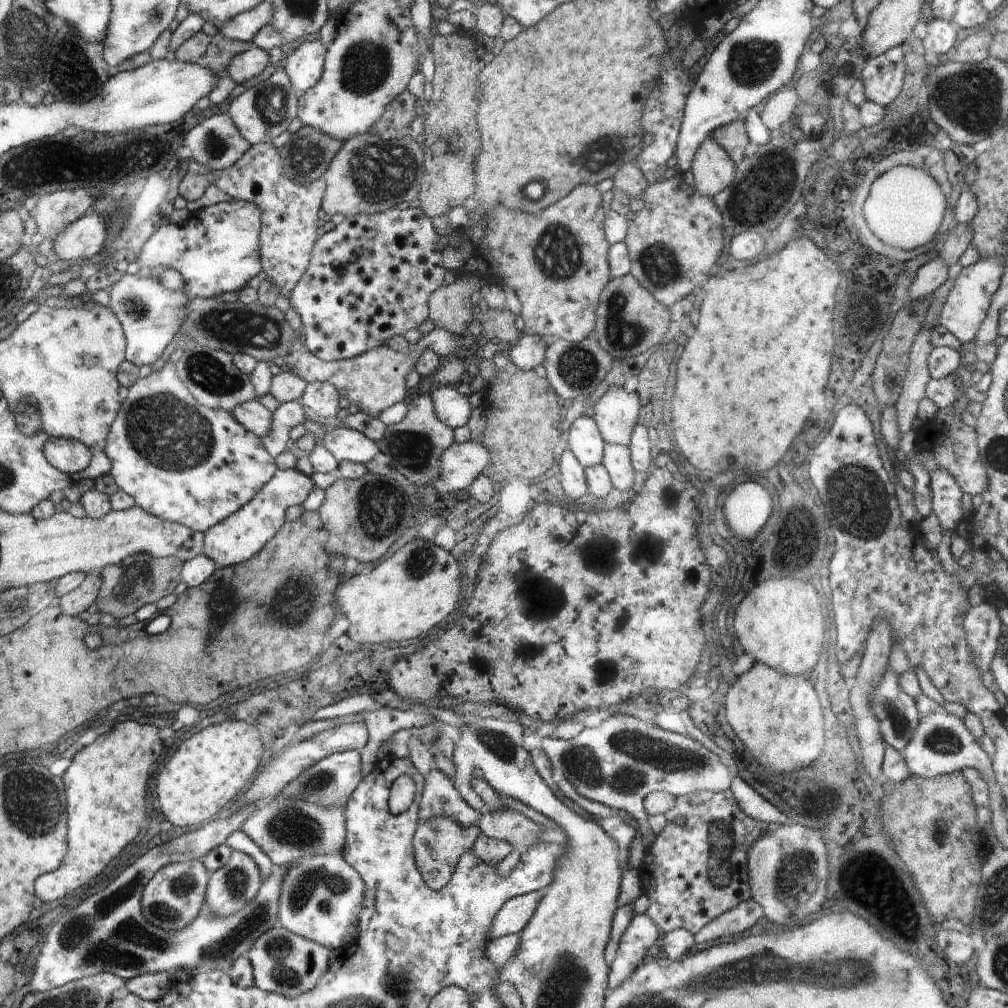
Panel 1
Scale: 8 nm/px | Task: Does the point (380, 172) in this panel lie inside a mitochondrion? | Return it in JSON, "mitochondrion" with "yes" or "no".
{"mitochondrion":"yes"}

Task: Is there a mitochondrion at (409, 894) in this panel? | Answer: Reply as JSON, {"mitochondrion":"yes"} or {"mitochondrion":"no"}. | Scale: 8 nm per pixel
{"mitochondrion":"no"}

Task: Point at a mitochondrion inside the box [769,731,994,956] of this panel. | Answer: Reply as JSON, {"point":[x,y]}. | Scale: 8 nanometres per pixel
{"point":[796,872]}

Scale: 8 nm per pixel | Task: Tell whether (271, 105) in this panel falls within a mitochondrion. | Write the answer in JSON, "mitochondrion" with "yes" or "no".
{"mitochondrion":"yes"}

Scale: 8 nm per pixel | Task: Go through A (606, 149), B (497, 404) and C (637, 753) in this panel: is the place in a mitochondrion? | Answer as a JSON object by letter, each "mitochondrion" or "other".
{"A":"mitochondrion","B":"other","C":"mitochondrion"}

